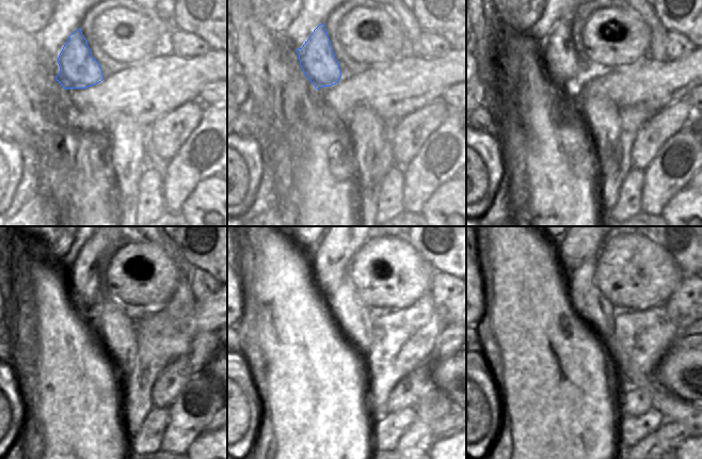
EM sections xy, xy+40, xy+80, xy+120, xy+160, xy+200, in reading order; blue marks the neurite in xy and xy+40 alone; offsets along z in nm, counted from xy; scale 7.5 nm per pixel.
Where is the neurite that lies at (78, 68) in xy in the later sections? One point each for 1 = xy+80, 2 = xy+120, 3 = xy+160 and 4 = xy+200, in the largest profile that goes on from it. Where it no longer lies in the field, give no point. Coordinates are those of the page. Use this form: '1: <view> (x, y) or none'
1: xy+80 (560, 57)
2: xy+120 (84, 278)
3: xy+160 (337, 248)
4: xy+200 (575, 248)

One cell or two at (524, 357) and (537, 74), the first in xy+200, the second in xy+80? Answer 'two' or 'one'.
one

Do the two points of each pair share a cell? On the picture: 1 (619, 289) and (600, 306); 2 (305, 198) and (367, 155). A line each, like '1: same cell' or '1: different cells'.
1: different cells
2: different cells

